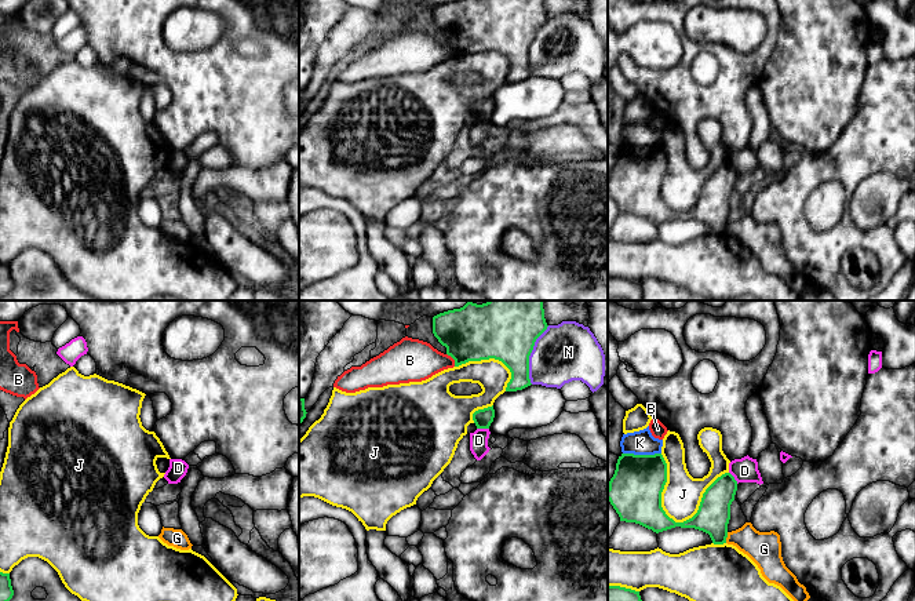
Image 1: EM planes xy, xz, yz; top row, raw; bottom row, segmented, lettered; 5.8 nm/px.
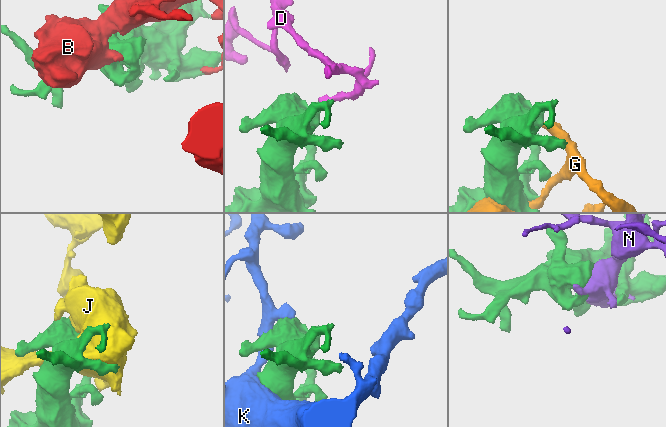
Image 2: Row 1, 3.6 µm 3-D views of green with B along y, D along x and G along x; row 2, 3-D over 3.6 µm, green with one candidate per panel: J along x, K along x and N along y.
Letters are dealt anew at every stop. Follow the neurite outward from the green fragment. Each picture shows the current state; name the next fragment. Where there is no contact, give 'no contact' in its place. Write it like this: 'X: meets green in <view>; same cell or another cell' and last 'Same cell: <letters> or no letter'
B: meets green in xz; another cell
D: meets green in xz; another cell
G: meets green in yz; another cell
J: meets green in yz; another cell
K: meets green in yz; another cell
N: meets green in xz; another cell
Same cell: no letter

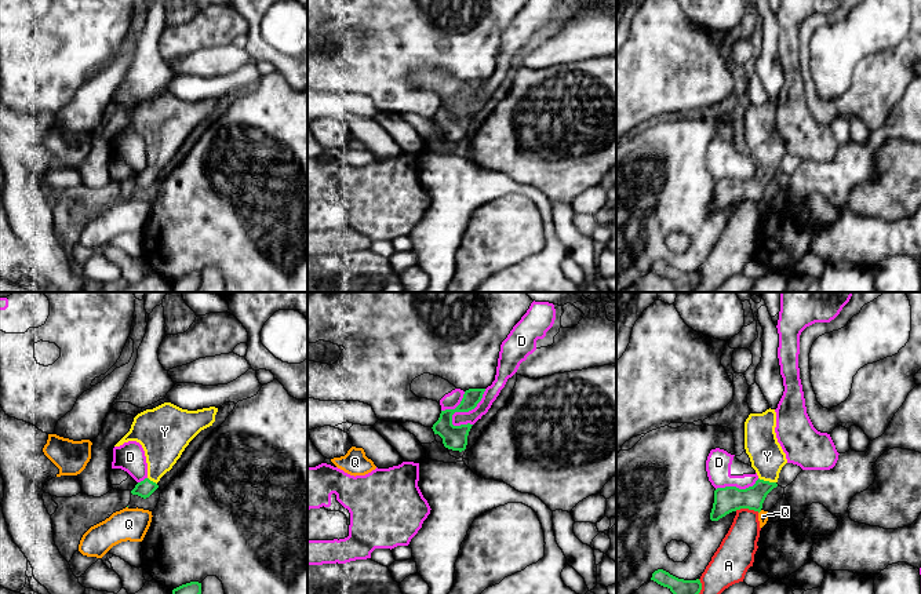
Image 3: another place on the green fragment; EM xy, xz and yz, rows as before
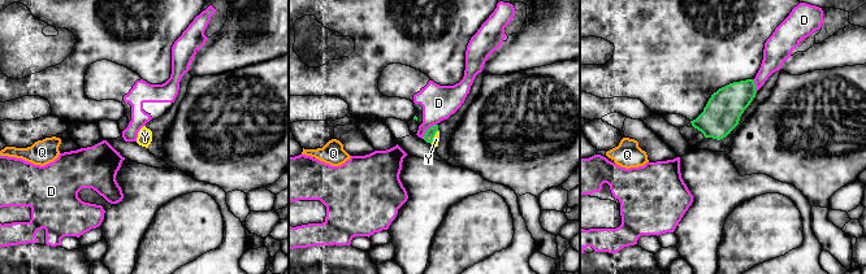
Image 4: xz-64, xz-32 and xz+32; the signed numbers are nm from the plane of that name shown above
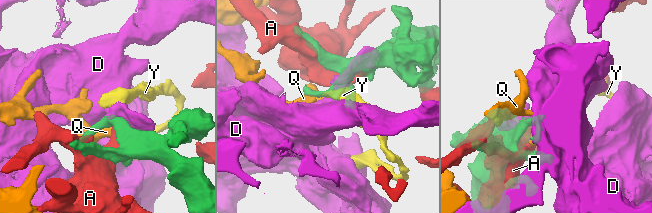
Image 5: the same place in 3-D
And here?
A: meets green in yz; another cell
D: meets green in xz; another cell
Q: no contact; another cell
Y: meets green in yz; same cell
Same cell: Y

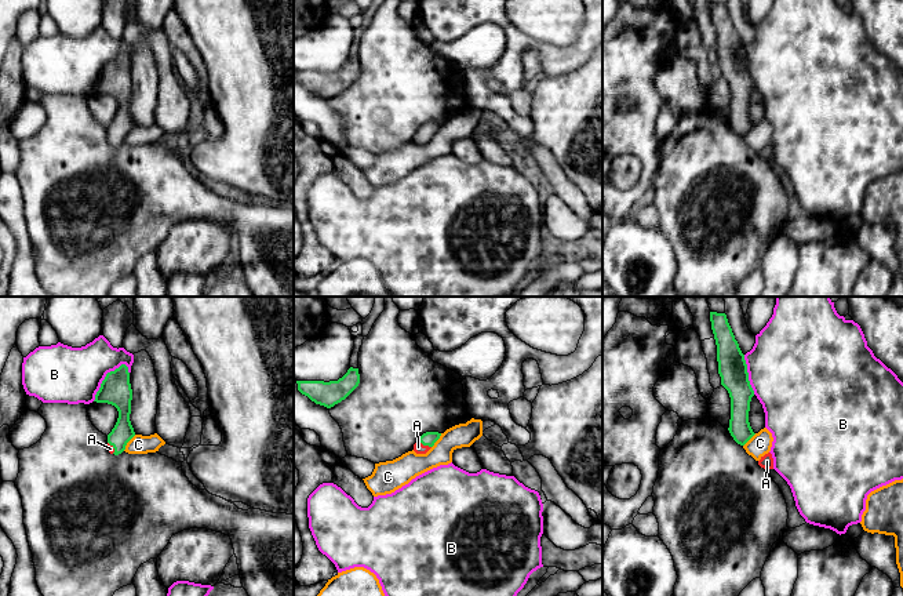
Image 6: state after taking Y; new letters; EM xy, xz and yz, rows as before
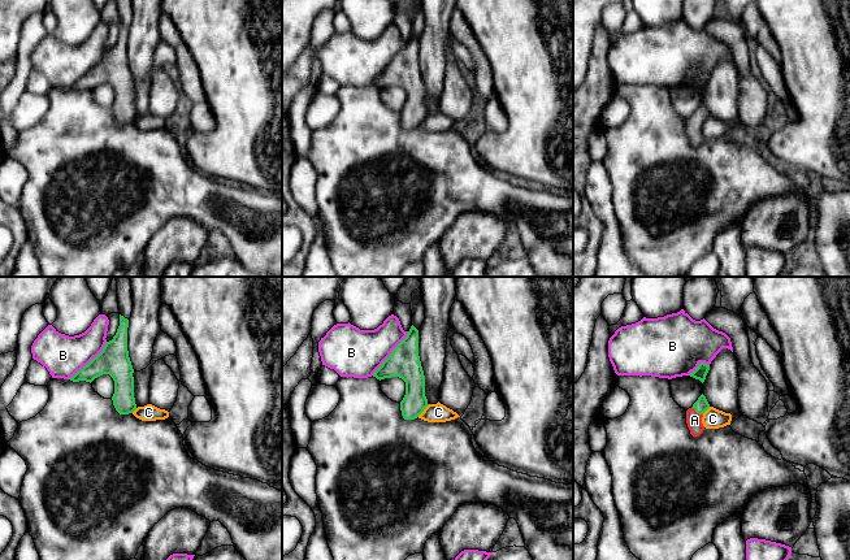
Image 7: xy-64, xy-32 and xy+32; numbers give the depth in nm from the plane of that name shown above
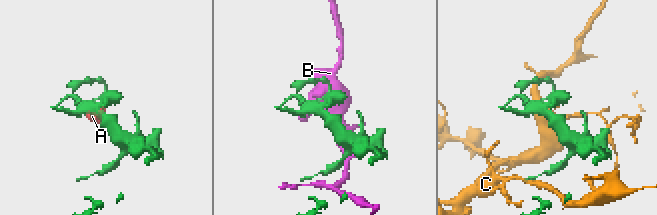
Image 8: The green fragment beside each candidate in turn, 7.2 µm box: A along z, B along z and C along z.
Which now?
A: meets green in xz; same cell
B: meets green in xy; another cell
C: meets green in xy; another cell
Same cell: A

